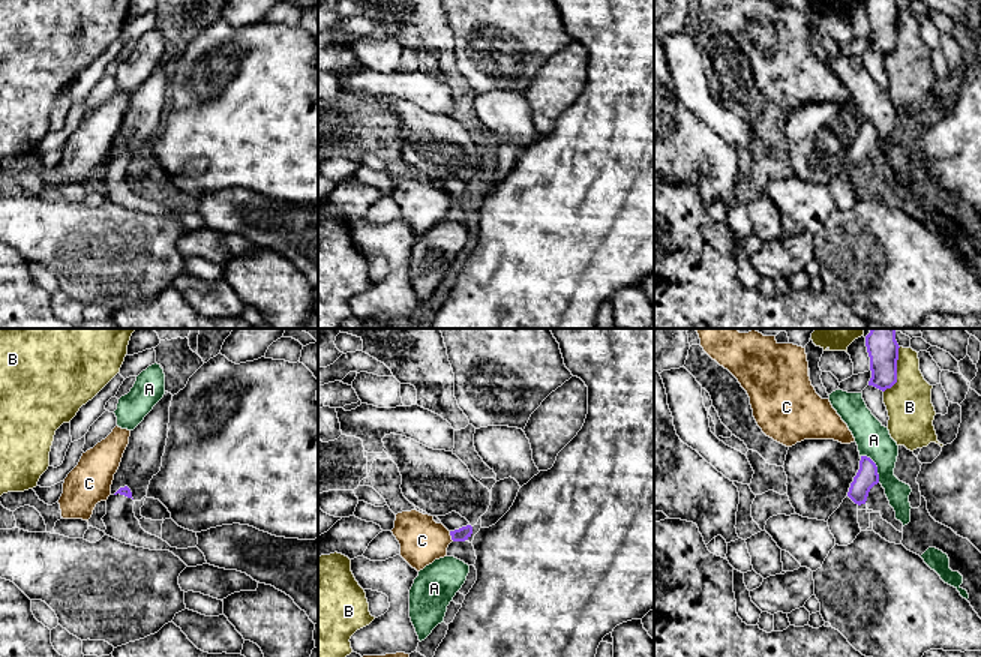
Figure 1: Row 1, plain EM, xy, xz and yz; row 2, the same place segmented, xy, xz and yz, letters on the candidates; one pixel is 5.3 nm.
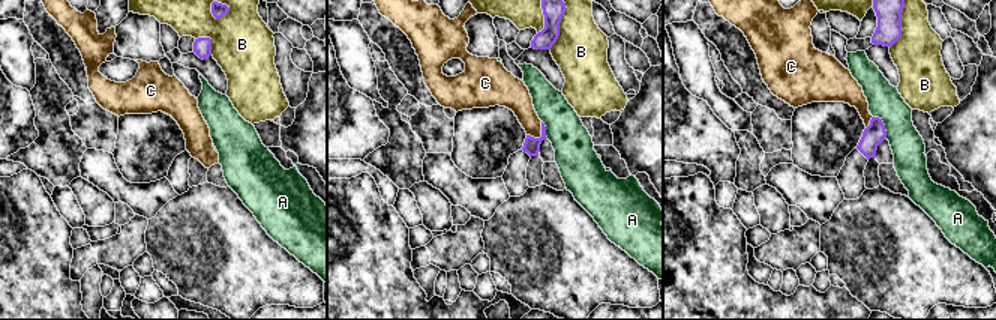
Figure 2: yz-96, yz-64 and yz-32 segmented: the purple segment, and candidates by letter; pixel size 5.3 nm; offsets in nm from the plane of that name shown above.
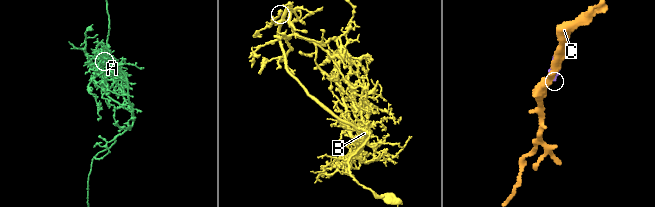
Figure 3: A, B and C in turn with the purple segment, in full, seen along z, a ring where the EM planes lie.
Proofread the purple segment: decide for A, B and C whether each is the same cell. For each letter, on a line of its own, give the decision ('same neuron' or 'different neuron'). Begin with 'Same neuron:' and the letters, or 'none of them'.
Same neuron: none of them
A: different neuron
B: different neuron
C: different neuron

